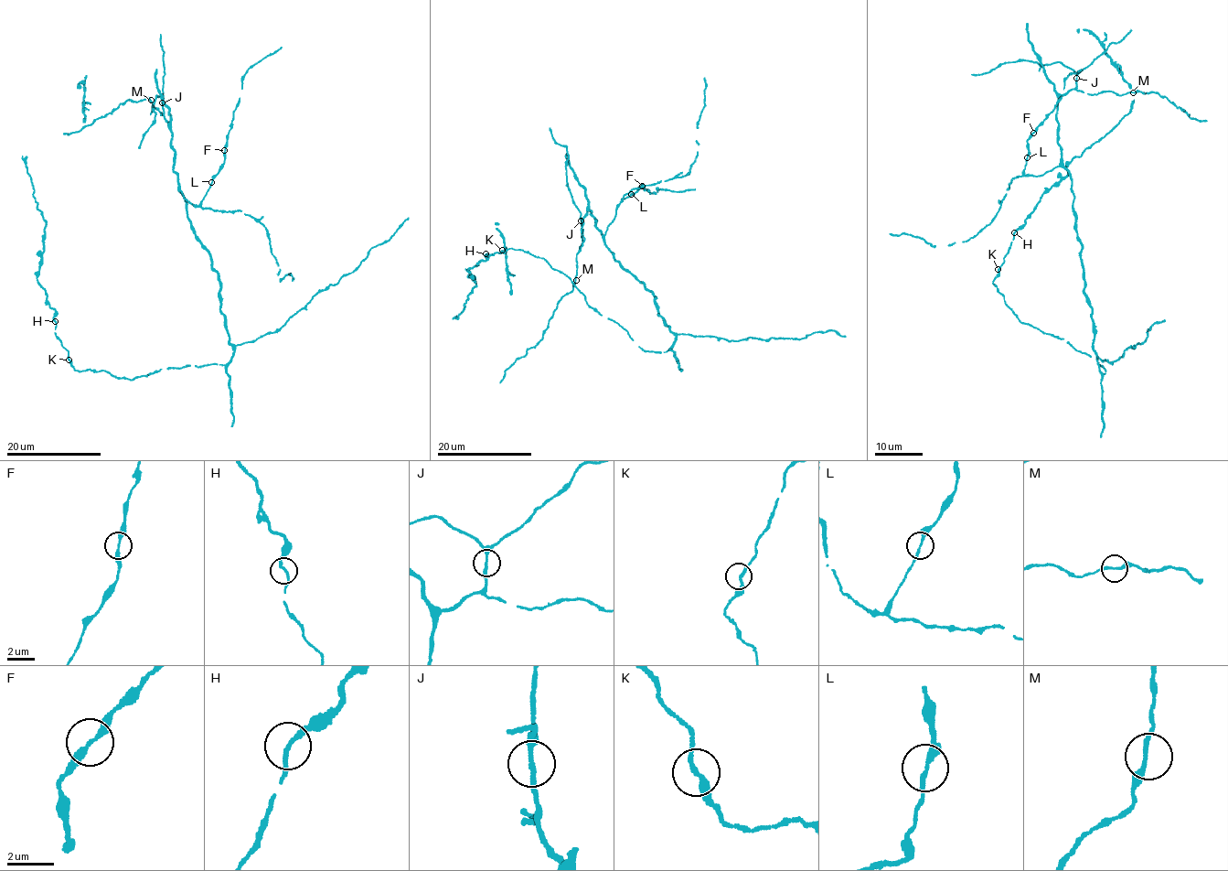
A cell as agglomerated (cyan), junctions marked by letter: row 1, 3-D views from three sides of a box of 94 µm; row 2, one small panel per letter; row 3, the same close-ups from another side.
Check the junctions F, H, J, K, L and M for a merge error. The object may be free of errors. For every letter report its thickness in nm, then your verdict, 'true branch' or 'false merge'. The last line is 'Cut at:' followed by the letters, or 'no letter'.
F: 240 nm thick; true branch
H: 190 nm thick; true branch
J: 200 nm thick; true branch
K: 200 nm thick; true branch
L: 180 nm thick; true branch
M: 180 nm thick; true branch
Cut at: no letter

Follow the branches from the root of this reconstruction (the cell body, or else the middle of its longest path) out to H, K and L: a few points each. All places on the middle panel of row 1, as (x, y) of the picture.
H: (666, 321), (675, 341), (667, 351), (644, 351), (543, 259), (512, 248), (485, 253)
K: (666, 321), (675, 341), (667, 351), (644, 351), (543, 259), (522, 250), (502, 250)
L: (666, 321), (658, 316), (653, 293), (624, 271), (605, 242), (604, 231), (615, 208), (631, 194)

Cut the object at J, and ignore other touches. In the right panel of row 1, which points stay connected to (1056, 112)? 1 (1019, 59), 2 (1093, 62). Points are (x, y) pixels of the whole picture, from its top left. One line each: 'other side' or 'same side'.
1: other side
2: other side

